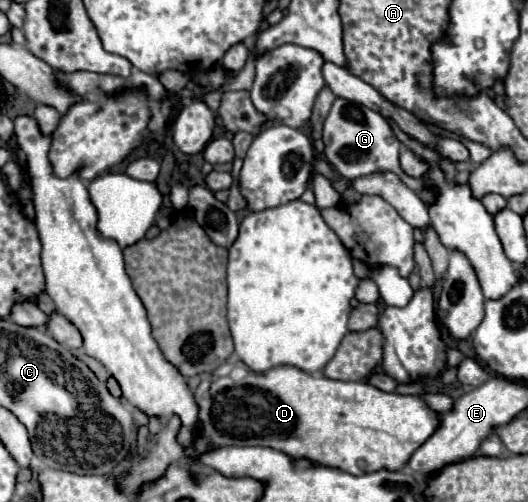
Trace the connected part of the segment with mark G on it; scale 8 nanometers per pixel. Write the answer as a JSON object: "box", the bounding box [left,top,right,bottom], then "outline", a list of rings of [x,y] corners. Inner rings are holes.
{"box":[322,99,420,189],"outline":[[[336,99],[326,121],[324,121],[324,135],[322,141],[326,145],[324,153],[334,169],[344,179],[358,179],[370,175],[374,171],[386,169],[398,173],[412,189],[420,189],[420,181],[408,177],[400,167],[400,141],[396,139],[390,123],[376,111],[350,103],[346,99]]]}

